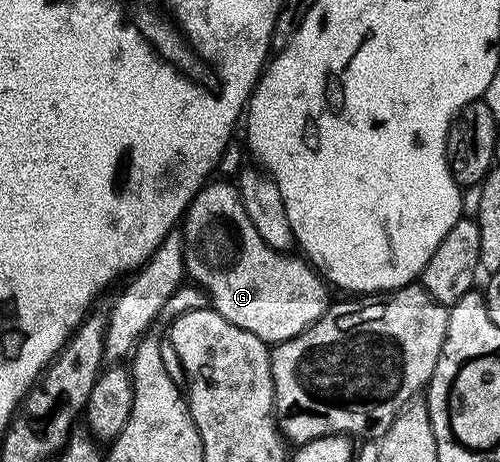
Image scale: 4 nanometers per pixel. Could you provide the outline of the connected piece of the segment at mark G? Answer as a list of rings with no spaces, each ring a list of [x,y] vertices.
[[[209,180],[197,191],[182,218],[185,274],[208,294],[211,308],[222,315],[222,319],[230,319],[234,327],[242,327],[242,331],[250,331],[250,335],[258,335],[258,339],[269,343],[294,339],[328,310],[330,298],[324,294],[325,282],[303,256],[292,257],[270,248],[262,235],[258,235],[254,223],[250,223],[250,215],[246,215],[246,207],[242,207],[239,188],[233,182],[231,185],[228,181],[216,180]]]

